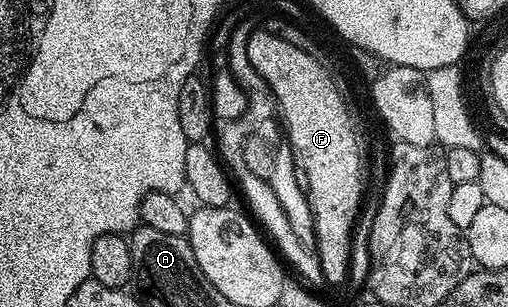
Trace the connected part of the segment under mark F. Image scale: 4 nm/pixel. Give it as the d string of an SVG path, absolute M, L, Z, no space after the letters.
M258 29L249 37L248 55L250 64L272 91L282 130L305 184L315 222L315 251L323 278L328 284L346 284L351 267L352 232L360 218L359 202L363 199L364 156L355 148L347 131L347 120L352 112L347 109L347 103L330 75L332 72L305 53L305 49L289 45L289 41L269 30Z

